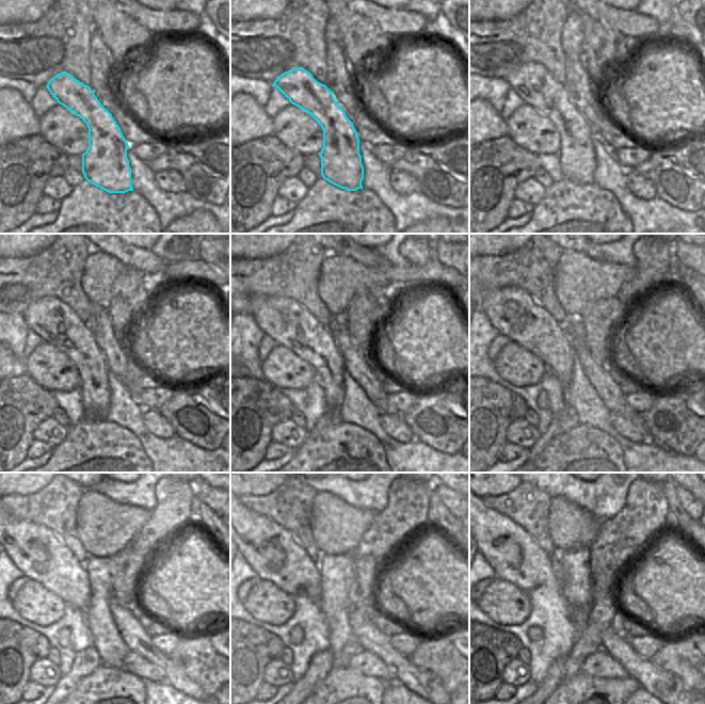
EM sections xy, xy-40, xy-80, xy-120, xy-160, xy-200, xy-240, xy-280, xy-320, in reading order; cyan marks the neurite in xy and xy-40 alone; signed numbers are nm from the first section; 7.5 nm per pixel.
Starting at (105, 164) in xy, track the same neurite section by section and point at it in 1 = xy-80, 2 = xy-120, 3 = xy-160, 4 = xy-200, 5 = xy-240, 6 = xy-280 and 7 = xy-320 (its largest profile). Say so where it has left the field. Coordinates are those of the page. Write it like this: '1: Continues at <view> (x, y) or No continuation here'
1: Continues at xy-80 (531, 81)
2: Continues at xy-120 (55, 323)
3: Continues at xy-160 (285, 320)
4: Continues at xy-200 (513, 313)
5: Continues at xy-240 (39, 555)
6: Continues at xy-280 (272, 552)
7: Continues at xy-320 (514, 556)

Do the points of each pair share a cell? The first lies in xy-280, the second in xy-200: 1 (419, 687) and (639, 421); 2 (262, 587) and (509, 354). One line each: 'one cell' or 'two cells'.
1: one cell
2: one cell

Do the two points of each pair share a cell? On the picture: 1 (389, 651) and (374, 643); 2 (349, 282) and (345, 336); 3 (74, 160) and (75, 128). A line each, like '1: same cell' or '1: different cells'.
1: same cell
2: different cells
3: different cells

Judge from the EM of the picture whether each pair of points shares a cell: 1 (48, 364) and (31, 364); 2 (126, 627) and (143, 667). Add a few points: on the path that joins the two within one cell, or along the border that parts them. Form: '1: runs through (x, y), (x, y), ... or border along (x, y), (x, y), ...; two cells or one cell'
1: runs through (44, 364), (35, 364); one cell
2: border along (131, 651), (142, 655), (158, 667); two cells

